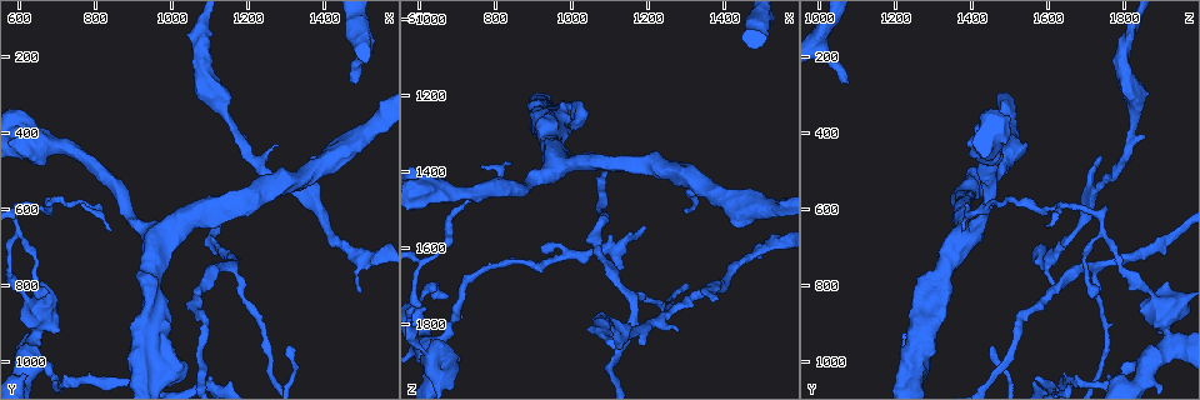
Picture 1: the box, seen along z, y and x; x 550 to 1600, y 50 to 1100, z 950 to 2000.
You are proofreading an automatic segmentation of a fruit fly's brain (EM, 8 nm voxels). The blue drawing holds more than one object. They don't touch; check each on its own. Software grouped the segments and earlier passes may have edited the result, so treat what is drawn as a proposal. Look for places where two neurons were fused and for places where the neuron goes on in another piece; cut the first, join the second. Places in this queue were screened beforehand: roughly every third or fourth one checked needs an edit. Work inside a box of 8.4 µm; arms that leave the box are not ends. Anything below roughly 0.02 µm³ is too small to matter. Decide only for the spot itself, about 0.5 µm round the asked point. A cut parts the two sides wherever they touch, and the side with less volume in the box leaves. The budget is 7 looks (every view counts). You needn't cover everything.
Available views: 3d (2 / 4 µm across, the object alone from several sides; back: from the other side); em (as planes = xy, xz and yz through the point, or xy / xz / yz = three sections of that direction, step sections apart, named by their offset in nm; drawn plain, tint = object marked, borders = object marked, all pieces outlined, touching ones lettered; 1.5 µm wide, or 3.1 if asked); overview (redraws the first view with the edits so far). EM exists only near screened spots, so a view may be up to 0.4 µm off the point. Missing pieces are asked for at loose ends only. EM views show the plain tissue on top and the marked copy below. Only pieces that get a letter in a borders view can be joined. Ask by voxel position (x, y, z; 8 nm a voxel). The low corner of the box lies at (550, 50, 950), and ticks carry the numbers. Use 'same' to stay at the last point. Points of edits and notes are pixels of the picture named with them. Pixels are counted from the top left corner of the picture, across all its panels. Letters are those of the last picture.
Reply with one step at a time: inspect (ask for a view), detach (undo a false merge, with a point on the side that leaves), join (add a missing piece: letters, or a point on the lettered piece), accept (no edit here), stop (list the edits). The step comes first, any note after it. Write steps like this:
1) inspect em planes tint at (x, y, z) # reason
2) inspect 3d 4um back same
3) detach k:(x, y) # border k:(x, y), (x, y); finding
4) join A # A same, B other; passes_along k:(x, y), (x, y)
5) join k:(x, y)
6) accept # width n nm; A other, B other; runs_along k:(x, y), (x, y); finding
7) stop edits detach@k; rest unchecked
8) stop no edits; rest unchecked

inspect em xz step 8 tint at (1045, 1020, 1240) # free end

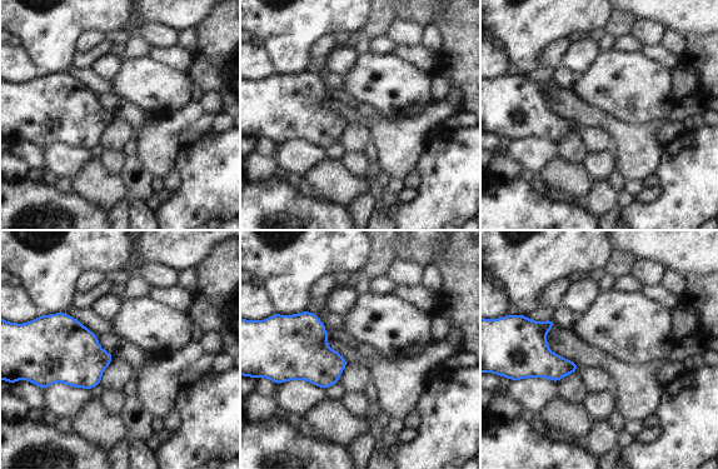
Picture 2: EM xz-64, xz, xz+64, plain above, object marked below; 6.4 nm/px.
inspect em planes borders same # another direction

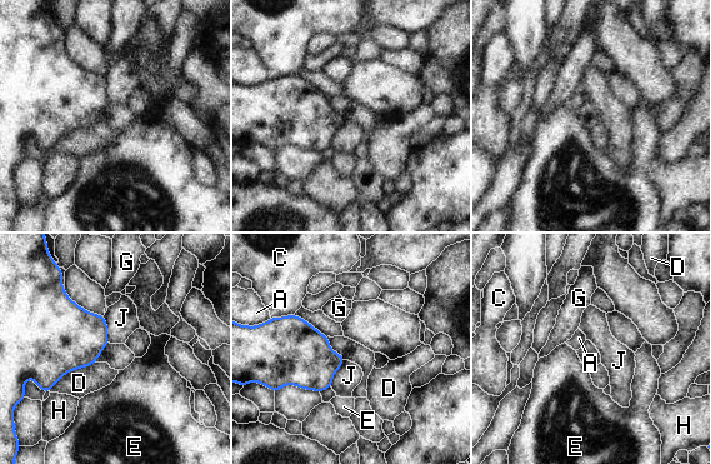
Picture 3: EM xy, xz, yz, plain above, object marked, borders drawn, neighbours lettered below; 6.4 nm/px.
accept # A other, C other, D other, E other, G other, H other, J other; no lettered piece goes on from it

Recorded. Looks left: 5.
inspect 3d 2um back at (1165, 745, 1730) # three arms meet

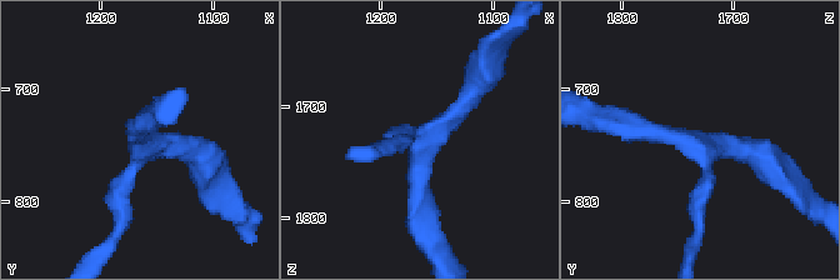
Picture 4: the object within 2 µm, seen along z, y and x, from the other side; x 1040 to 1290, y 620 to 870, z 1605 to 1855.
inspect em yz step 8 tint at (1158, 748, 1732) # shape alone is not enough

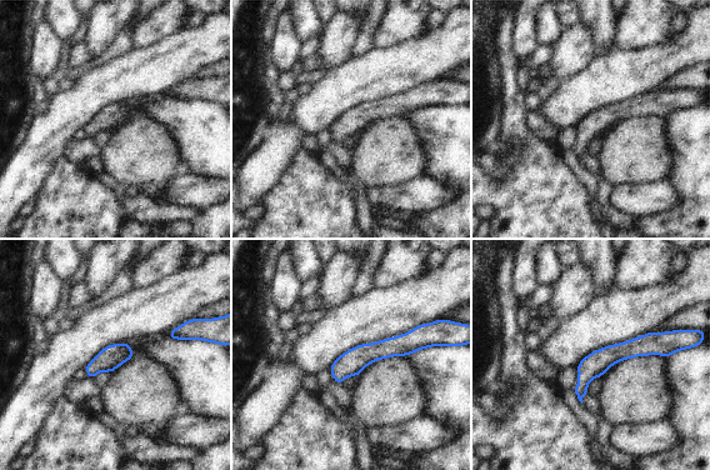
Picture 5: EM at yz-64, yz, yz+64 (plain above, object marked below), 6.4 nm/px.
inspect em yz step 8 borders same # what lies round it

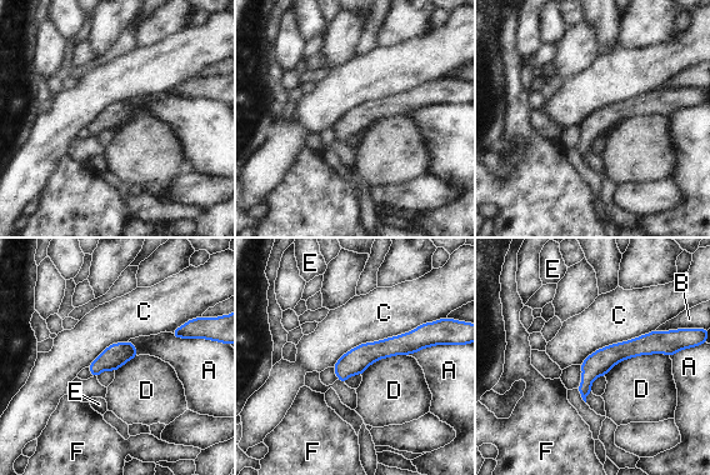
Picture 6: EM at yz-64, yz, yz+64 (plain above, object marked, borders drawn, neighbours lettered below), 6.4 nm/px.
accept # A other, B other, C other, D other, E other, F other; runs_along 6:(669, 351), (616, 351), (581, 390); one neuron here

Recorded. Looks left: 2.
stop no edits; rest unchecked

